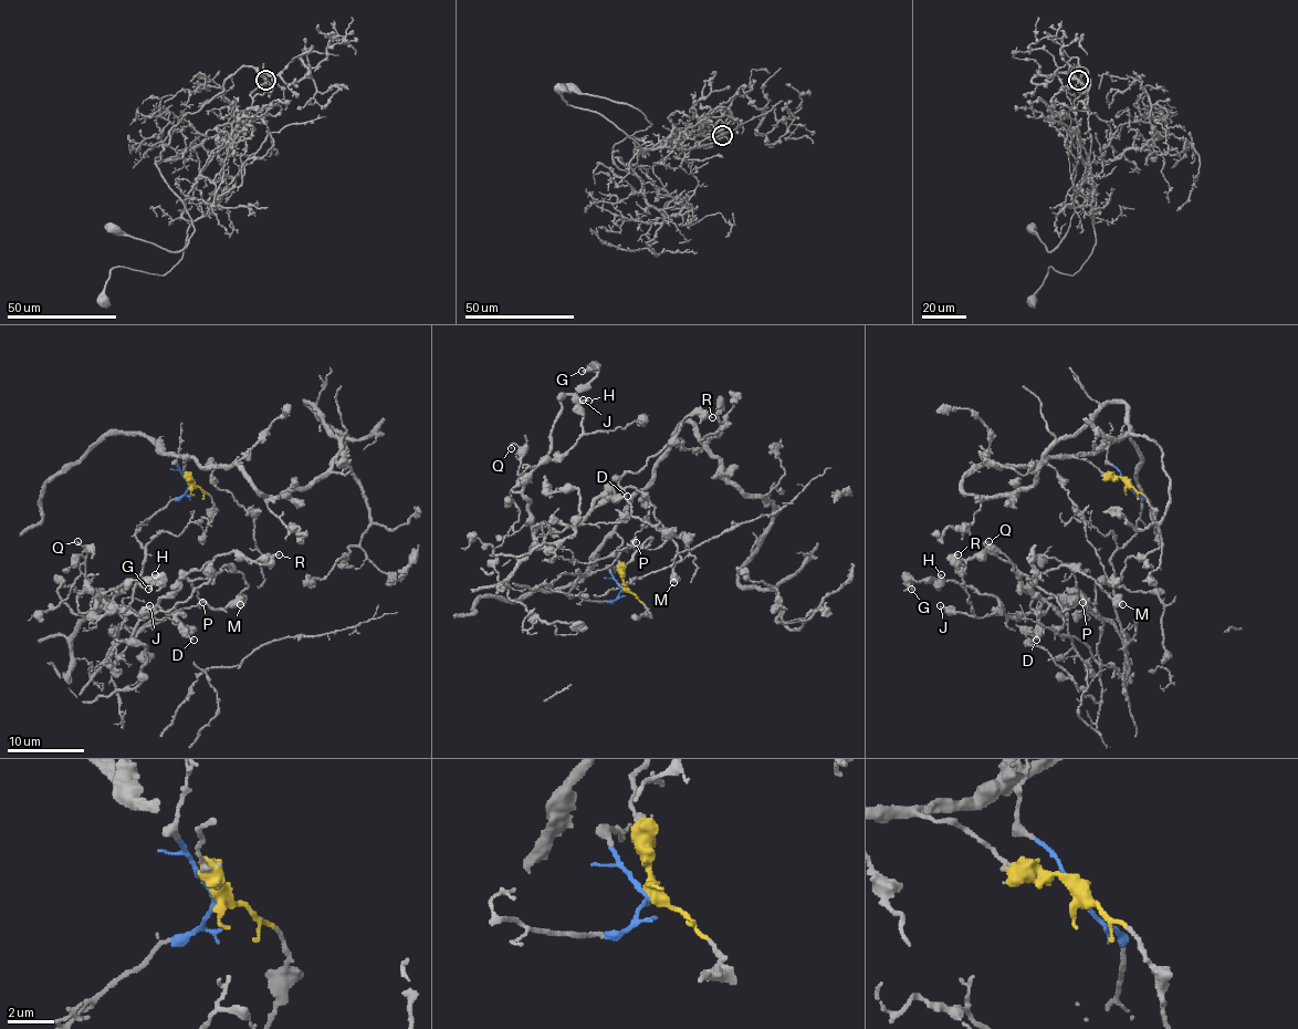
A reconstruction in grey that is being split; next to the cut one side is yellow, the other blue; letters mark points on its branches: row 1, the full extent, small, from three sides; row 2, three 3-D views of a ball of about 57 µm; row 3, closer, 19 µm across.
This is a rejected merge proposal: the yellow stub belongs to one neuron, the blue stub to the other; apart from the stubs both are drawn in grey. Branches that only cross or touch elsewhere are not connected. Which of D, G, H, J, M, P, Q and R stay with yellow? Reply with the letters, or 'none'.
none

